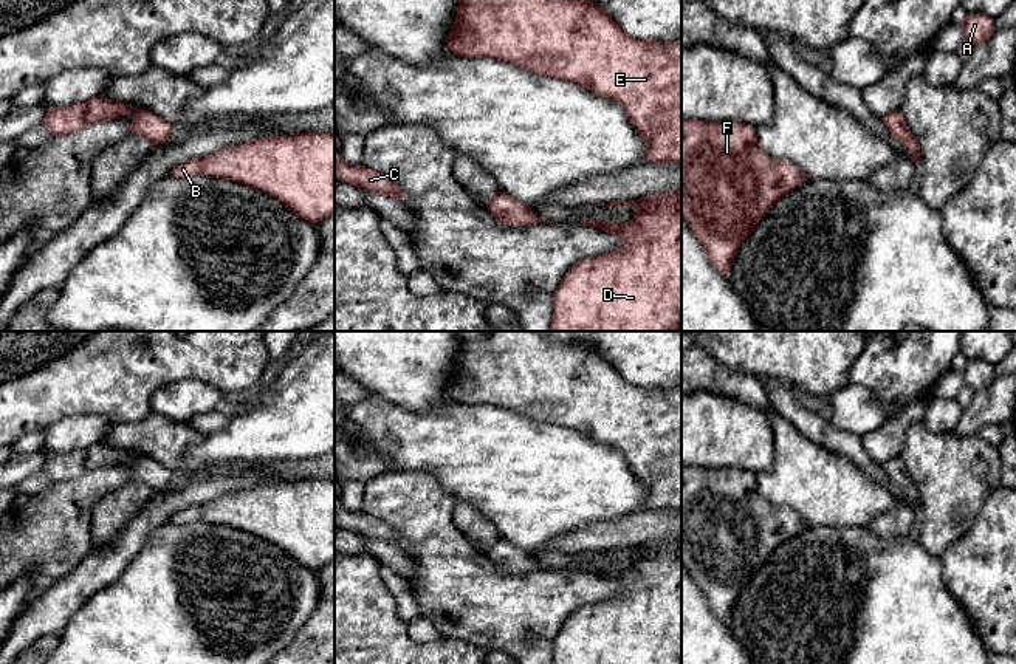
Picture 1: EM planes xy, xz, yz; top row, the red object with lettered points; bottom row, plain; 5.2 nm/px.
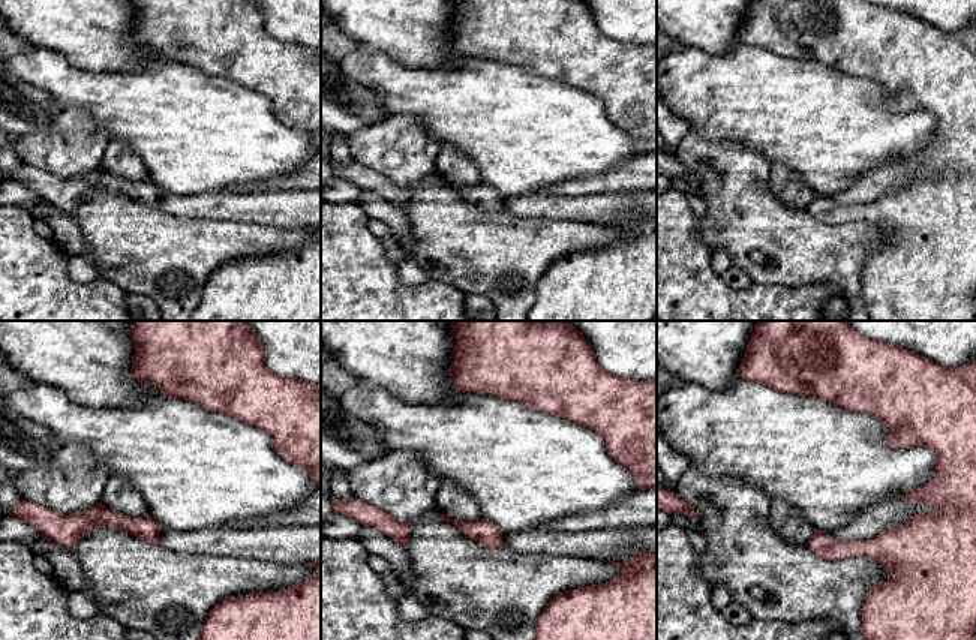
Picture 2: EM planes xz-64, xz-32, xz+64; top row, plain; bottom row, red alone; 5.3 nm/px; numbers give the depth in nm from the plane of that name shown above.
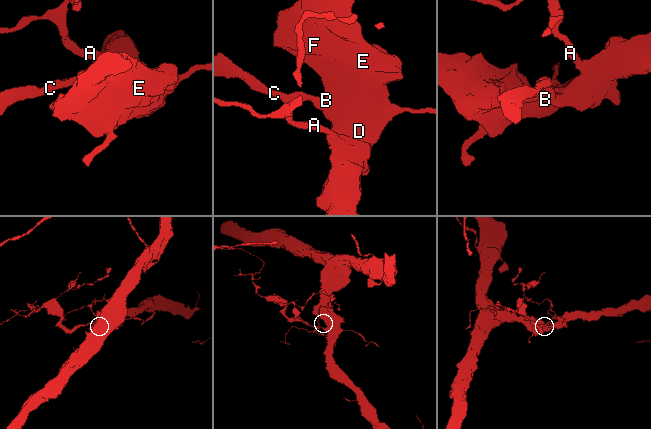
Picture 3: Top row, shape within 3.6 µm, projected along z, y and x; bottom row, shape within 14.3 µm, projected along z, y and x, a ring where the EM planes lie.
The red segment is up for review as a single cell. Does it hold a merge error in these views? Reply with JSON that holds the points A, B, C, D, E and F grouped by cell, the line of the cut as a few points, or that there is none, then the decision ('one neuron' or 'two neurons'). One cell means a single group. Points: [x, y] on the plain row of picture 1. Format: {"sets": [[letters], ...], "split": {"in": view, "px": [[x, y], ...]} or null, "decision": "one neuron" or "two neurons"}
{"sets": [["A", "B", "C", "D", "E", "F"]], "split": null, "decision": "one neuron"}

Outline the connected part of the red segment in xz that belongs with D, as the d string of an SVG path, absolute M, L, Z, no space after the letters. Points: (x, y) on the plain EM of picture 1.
M663 539L598 553L629 553L637 560L630 568L579 570L616 582L621 593L585 605L564 621L553 641L553 664L681 664L681 540Z

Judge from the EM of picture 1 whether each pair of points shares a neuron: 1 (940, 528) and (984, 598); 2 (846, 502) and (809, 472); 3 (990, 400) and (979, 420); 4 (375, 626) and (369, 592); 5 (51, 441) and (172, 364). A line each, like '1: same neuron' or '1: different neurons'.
1: different neurons
2: same neuron
3: same neuron
4: same neuron
5: different neurons

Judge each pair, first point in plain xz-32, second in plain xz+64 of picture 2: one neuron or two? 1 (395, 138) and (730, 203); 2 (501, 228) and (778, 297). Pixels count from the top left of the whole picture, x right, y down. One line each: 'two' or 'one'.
1: one
2: two

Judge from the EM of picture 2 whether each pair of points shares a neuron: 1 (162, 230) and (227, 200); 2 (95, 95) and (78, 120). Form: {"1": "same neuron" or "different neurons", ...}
{"1": "different neurons", "2": "different neurons"}

